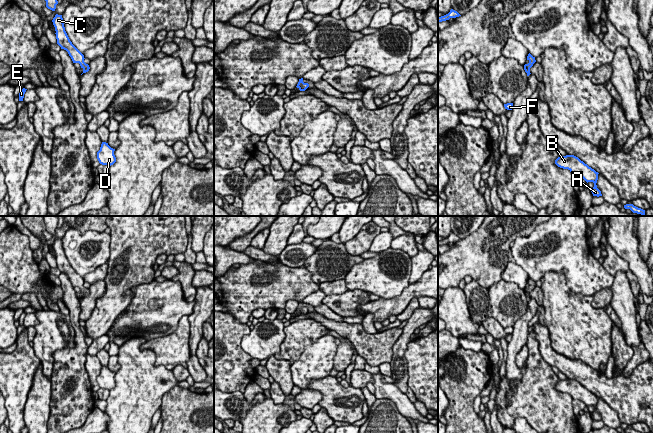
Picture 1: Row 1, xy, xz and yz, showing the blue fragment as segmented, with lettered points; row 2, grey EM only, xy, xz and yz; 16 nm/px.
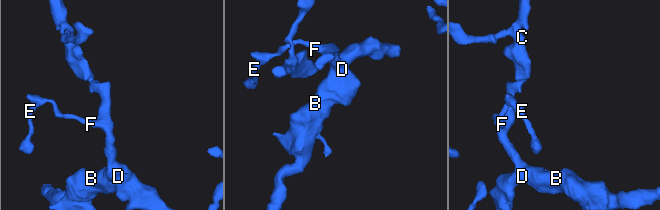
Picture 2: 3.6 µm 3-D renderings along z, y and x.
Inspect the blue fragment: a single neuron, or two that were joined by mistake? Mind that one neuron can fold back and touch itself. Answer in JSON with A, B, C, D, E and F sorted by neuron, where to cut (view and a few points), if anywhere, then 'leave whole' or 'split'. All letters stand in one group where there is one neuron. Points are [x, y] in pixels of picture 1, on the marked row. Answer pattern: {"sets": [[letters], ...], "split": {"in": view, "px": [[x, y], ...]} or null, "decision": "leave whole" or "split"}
{"sets": [["A", "B", "C", "D", "E", "F"]], "split": null, "decision": "leave whole"}

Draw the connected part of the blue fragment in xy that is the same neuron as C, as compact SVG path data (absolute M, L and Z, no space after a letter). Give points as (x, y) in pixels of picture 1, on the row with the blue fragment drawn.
M56 14L52 20L56 31L57 44L68 52L73 63L79 63L83 69L83 73L89 71L90 67L84 62L84 55L72 44L64 27L62 15Z

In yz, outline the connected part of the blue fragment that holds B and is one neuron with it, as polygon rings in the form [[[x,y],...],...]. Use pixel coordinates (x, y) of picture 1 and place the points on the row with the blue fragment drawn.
[[[574,155],[559,156],[555,160],[555,164],[560,168],[568,169],[573,175],[580,176],[587,183],[593,182],[594,187],[591,190],[593,196],[602,196],[601,191],[596,185],[599,173],[581,161],[578,157]]]

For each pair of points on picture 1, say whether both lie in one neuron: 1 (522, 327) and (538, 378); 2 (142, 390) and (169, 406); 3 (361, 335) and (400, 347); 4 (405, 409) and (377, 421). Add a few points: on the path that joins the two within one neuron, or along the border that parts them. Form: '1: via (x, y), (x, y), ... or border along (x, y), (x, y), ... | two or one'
1: border along (528, 334), (526, 343) | two
2: border along (177, 385), (170, 388), (163, 395), (159, 407) | two
3: border along (402, 328), (389, 362) | two
4: border along (378, 398), (390, 399), (406, 418) | two

